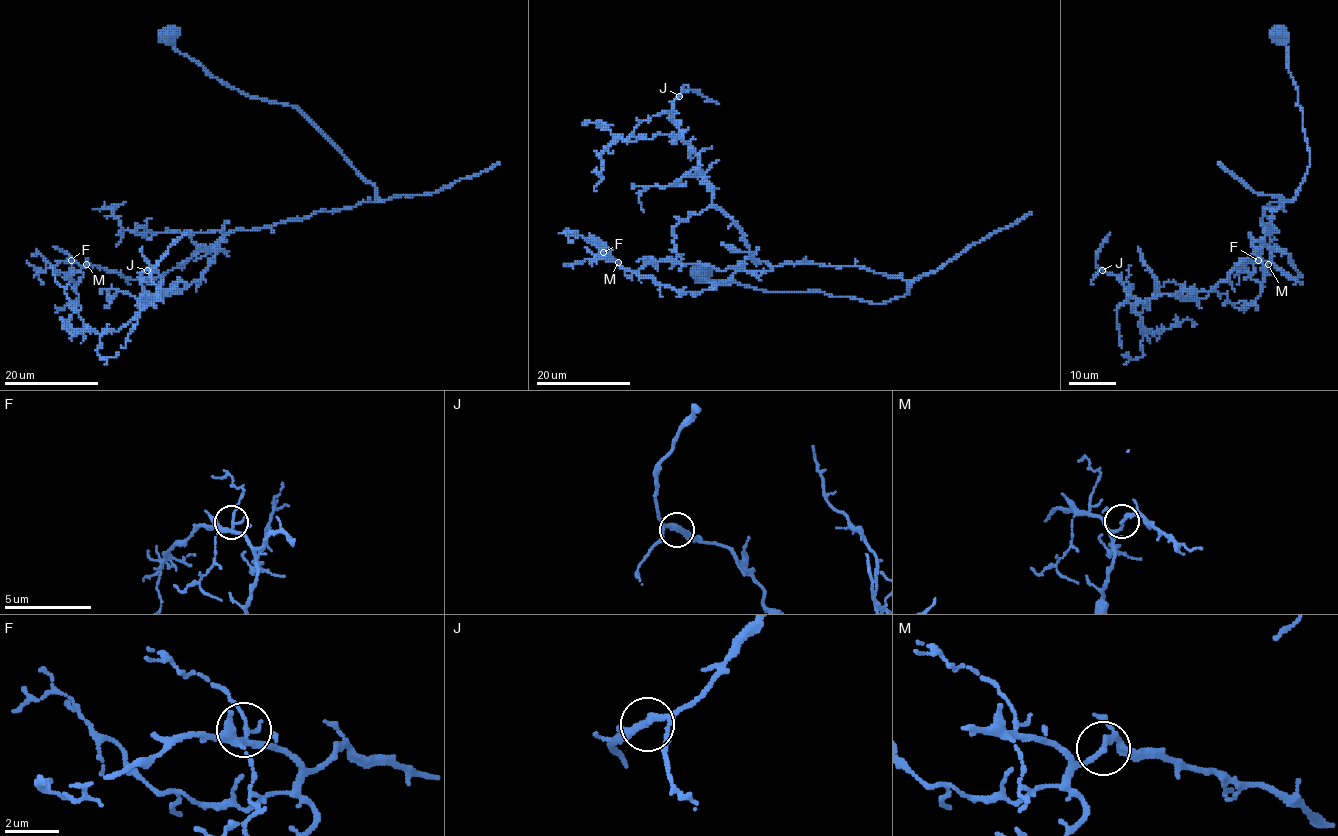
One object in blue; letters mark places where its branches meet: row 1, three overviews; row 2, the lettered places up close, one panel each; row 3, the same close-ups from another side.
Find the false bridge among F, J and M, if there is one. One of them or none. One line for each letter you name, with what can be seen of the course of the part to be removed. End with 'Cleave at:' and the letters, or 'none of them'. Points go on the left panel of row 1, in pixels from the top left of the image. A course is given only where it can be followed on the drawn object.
Cleave at: none of them

